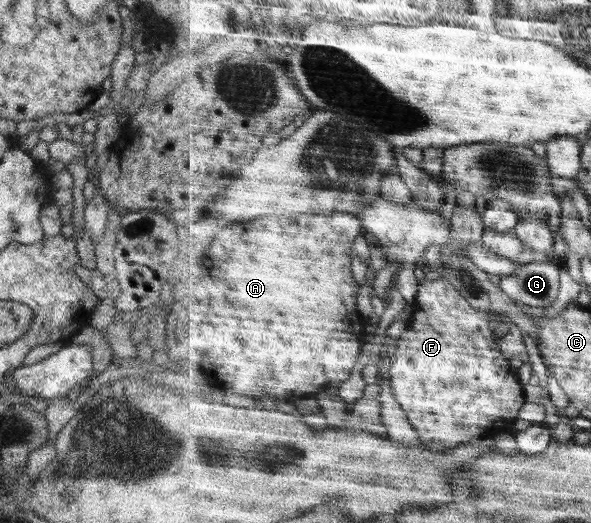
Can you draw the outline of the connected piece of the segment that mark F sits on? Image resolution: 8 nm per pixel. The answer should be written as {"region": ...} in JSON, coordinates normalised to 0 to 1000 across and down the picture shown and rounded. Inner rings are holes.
{"region":[[[748,530],[739,535],[714,533],[709,541],[709,556],[706,556],[706,576],[701,583],[699,604],[695,616],[689,625],[689,631],[680,639],[679,646],[672,650],[675,665],[672,665],[672,683],[663,698],[663,734],[665,750],[668,750],[668,761],[675,765],[675,771],[685,780],[695,809],[706,816],[709,832],[716,836],[719,851],[726,859],[736,859],[736,862],[756,862],[756,859],[766,859],[766,855],[777,855],[777,851],[787,851],[787,847],[797,847],[800,839],[810,839],[810,836],[838,836],[844,832],[848,824],[854,826],[858,813],[866,813],[878,801],[878,792],[885,776],[892,771],[888,763],[888,748],[885,746],[885,734],[876,721],[876,709],[865,700],[863,686],[854,683],[844,663],[844,650],[834,629],[843,623],[843,616],[860,618],[856,606],[846,606],[846,597],[814,595],[807,591],[804,583],[797,583],[790,570],[766,541],[760,530]]]}

